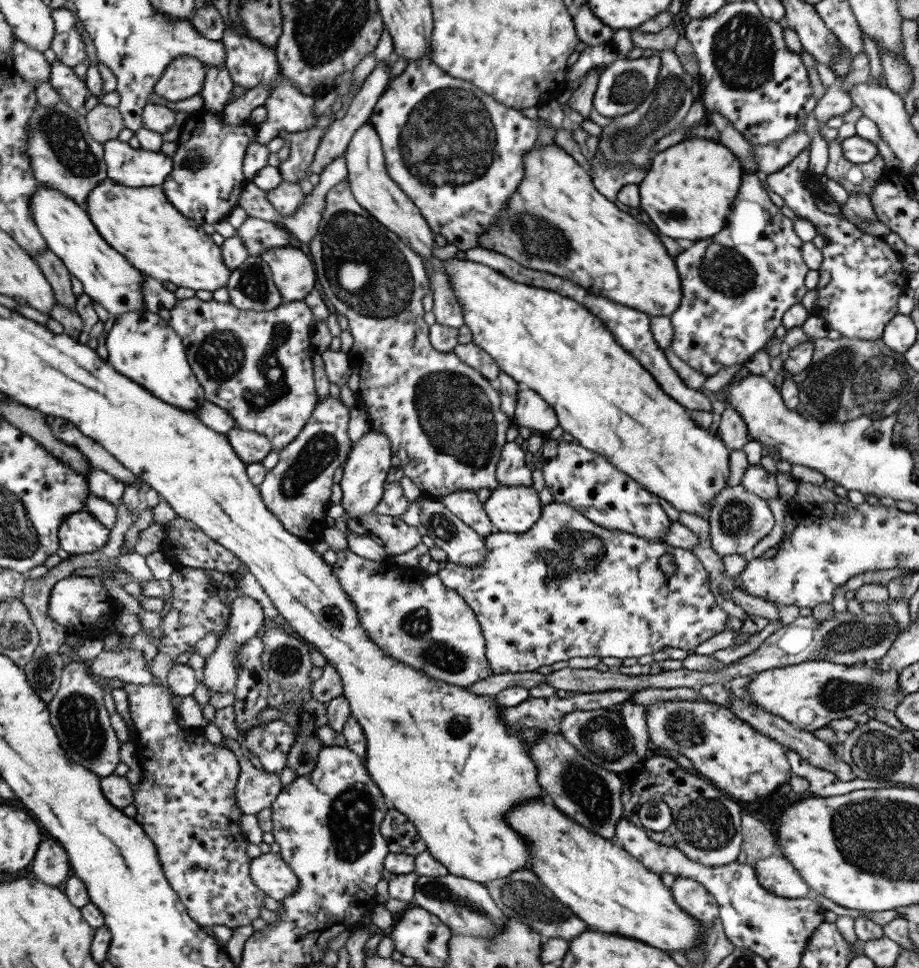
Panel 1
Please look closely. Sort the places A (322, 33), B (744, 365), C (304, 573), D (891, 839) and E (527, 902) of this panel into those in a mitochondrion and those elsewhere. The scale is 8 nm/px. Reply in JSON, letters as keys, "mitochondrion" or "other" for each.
{"A":"mitochondrion","B":"other","C":"other","D":"mitochondrion","E":"mitochondrion"}

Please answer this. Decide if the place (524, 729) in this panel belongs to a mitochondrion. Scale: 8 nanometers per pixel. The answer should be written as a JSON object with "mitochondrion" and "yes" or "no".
{"mitochondrion":"no"}

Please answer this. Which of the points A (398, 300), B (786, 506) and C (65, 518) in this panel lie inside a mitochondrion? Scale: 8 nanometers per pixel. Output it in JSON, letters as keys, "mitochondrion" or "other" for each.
{"A":"mitochondrion","B":"other","C":"other"}

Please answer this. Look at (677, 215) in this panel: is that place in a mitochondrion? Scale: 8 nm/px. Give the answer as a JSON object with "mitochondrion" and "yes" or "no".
{"mitochondrion":"yes"}

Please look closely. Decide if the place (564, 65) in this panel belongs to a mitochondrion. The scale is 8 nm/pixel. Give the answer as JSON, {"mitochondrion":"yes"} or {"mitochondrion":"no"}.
{"mitochondrion":"no"}

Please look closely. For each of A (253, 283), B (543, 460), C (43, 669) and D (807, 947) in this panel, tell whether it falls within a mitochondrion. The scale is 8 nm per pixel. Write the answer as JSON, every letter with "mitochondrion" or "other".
{"A":"mitochondrion","B":"other","C":"mitochondrion","D":"other"}

